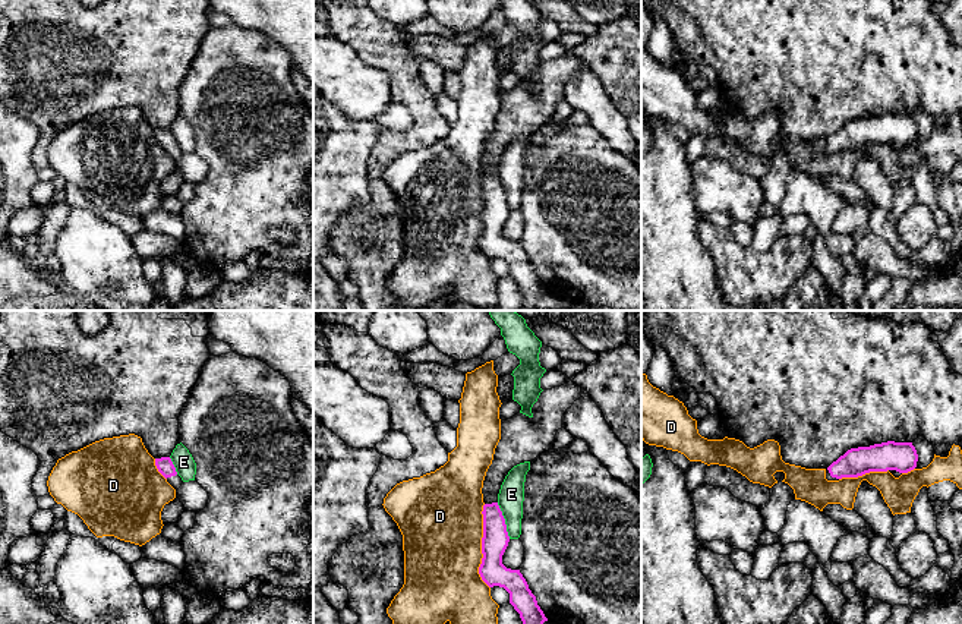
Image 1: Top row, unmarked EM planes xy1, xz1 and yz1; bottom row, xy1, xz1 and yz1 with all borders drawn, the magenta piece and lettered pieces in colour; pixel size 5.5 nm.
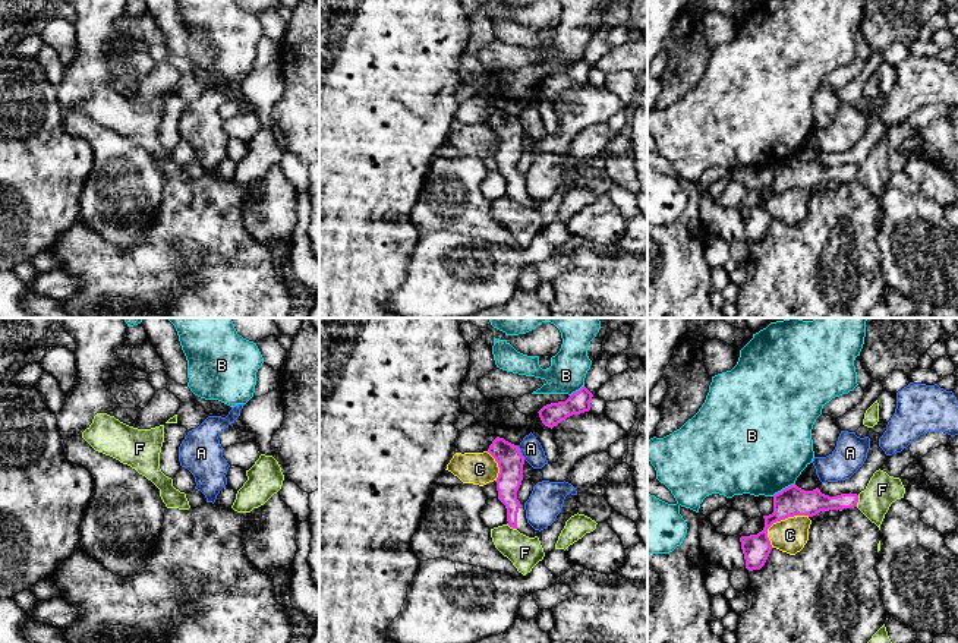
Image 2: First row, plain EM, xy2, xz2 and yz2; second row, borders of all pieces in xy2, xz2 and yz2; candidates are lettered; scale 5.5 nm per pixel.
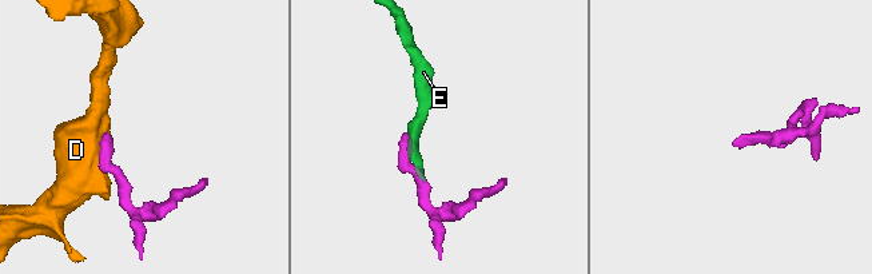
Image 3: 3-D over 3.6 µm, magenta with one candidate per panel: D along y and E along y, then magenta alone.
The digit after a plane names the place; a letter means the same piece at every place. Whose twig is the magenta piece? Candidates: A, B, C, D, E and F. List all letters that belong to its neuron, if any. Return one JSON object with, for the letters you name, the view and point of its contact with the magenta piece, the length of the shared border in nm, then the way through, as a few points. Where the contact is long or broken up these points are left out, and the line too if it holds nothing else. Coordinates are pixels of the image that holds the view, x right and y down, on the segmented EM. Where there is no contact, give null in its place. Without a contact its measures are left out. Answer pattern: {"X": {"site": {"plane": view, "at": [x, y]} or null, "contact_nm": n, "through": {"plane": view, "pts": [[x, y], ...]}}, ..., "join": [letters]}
{"join": []}

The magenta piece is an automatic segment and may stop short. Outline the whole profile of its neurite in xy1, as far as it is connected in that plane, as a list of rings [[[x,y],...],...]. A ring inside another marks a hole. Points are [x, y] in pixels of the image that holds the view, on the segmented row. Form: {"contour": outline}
{"contour": [[[170,457],[155,458],[155,466],[158,472],[167,479],[167,482],[177,491],[183,480],[177,475],[176,467]]]}

